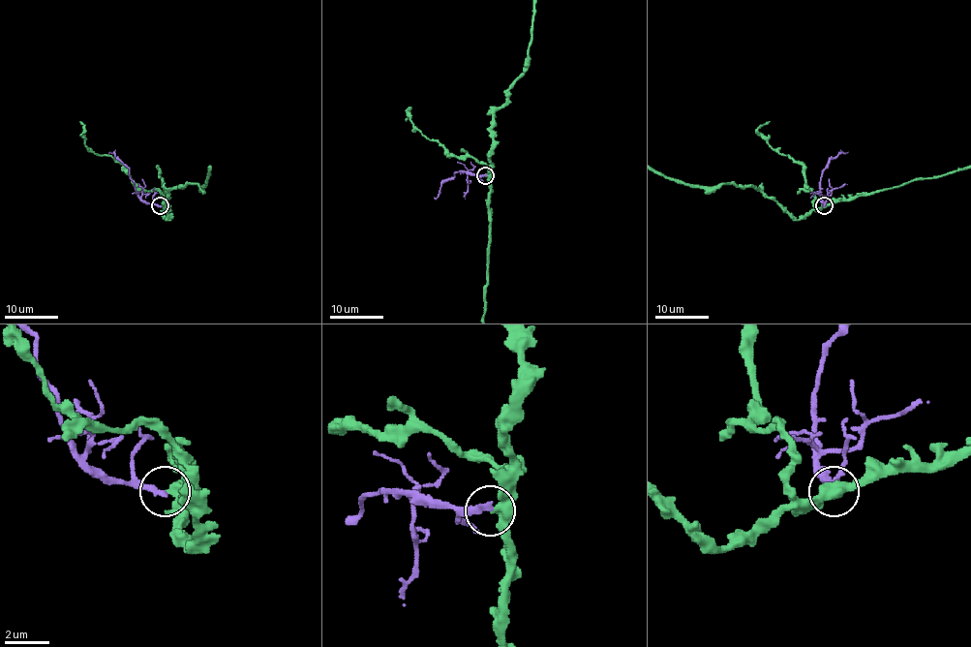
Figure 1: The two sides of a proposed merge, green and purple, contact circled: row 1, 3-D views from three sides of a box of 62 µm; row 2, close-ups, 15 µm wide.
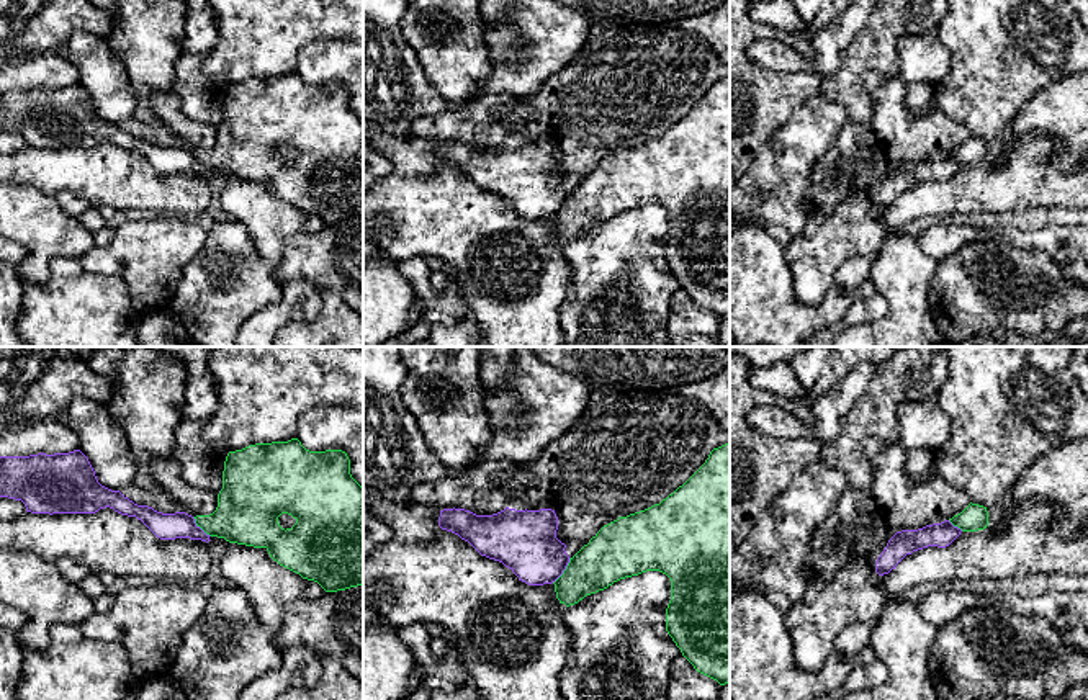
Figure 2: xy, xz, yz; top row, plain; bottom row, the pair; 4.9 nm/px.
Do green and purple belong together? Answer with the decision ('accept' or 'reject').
reject

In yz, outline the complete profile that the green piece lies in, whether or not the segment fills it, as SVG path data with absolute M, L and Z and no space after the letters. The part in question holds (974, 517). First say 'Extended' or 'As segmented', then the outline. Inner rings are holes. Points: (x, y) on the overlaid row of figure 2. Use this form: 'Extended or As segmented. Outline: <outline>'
As segmented. Outline: M970 502L960 514L949 518L949 522L962 532L983 530L988 525L988 512L987 507Z

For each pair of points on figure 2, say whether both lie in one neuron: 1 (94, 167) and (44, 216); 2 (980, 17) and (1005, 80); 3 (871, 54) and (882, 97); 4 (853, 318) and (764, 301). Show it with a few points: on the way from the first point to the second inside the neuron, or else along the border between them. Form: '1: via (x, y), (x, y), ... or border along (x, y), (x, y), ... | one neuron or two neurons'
1: border along (17, 182), (28, 183), (53, 197) | two neurons
2: via (997, 33), (1000, 36), (1000, 64) | one neuron
3: border along (897, 74), (876, 90), (872, 116), (861, 121) | two neurons
4: border along (874, 293), (859, 298), (823, 329) | two neurons

